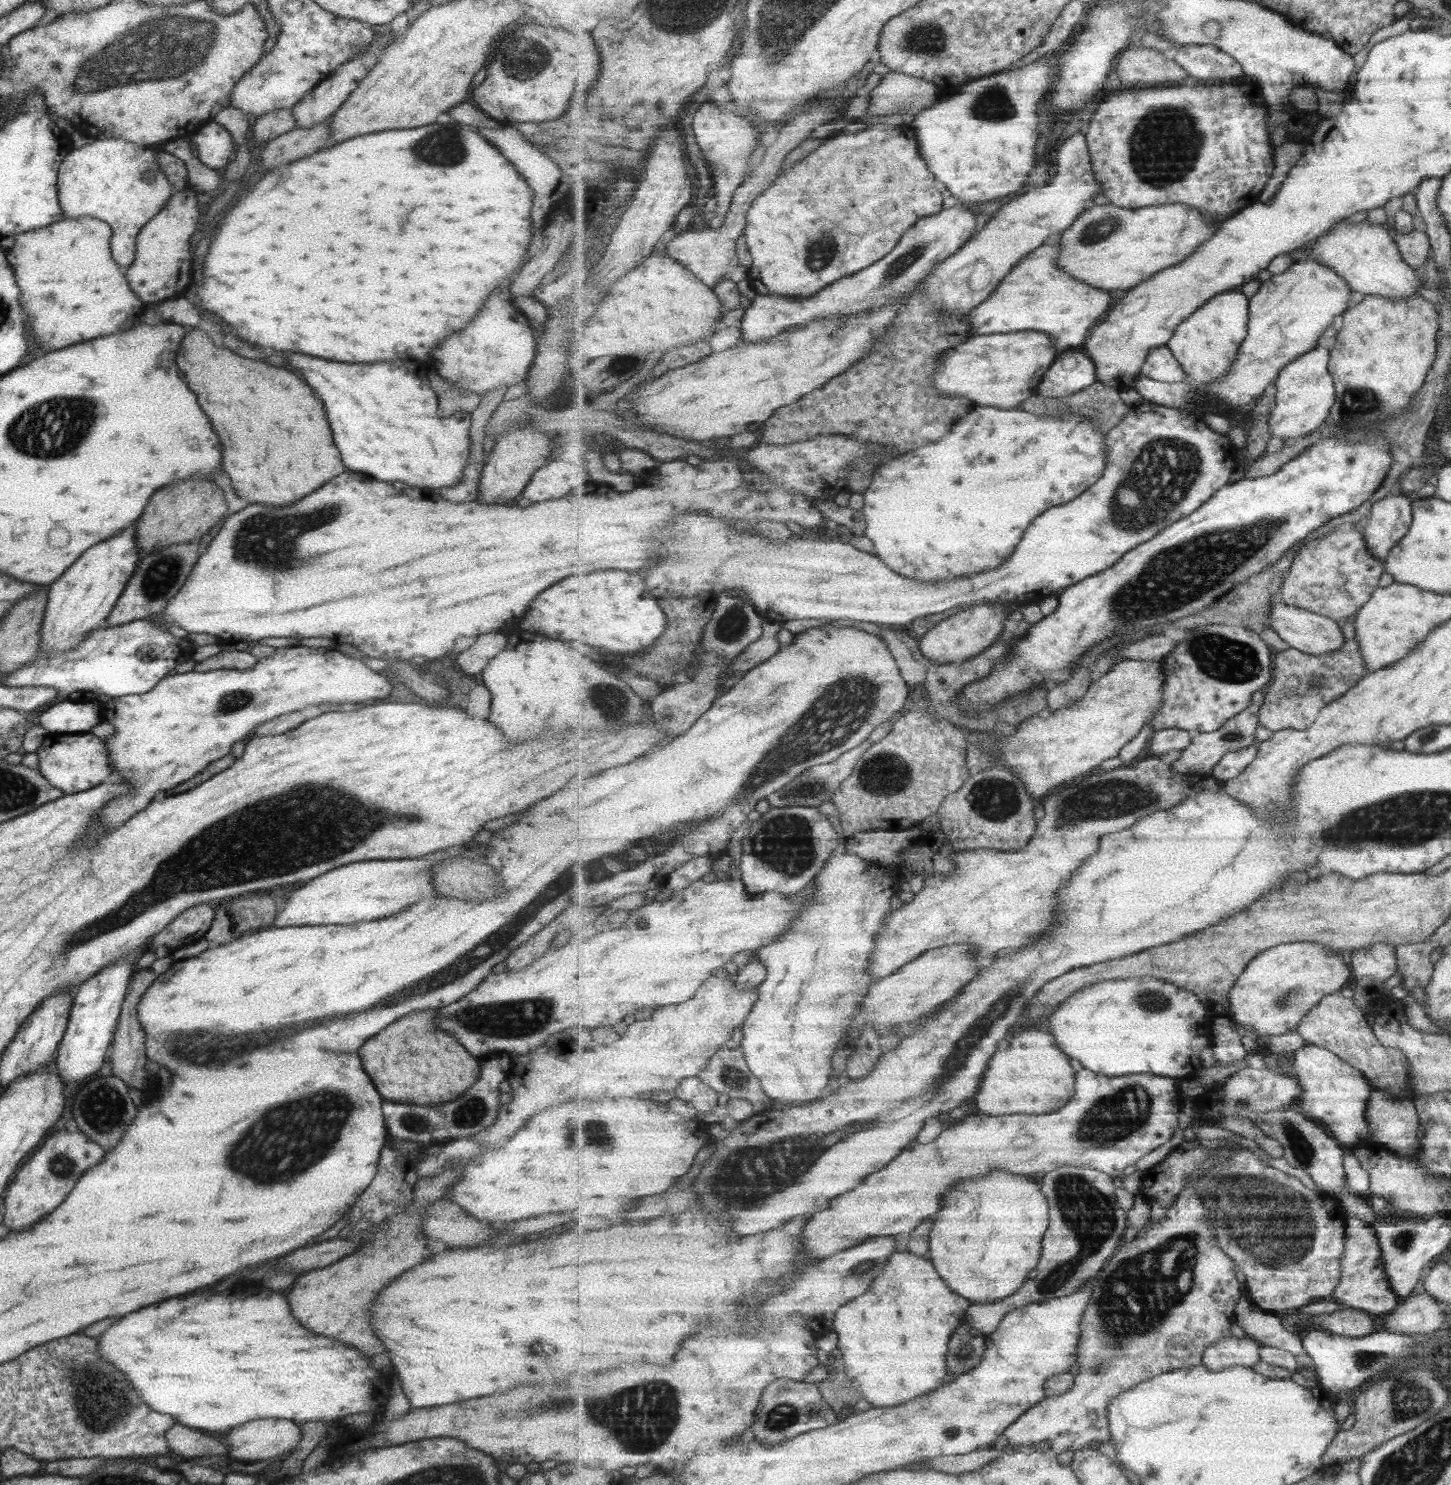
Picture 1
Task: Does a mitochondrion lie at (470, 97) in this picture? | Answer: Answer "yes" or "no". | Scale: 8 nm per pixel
no

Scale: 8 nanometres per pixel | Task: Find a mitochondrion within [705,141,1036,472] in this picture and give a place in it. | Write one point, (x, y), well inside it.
(902, 261)

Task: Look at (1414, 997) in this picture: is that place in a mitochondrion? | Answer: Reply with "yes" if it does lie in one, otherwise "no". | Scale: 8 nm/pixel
no

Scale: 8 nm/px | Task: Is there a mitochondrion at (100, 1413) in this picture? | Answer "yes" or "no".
yes

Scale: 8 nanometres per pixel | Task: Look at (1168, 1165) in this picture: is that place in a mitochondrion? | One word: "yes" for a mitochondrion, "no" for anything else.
no

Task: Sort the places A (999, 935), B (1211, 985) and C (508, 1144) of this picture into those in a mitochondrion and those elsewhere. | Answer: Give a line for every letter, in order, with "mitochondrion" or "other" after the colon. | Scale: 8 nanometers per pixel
A: other
B: other
C: other

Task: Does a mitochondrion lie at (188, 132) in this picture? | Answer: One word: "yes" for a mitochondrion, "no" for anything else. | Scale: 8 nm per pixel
no

